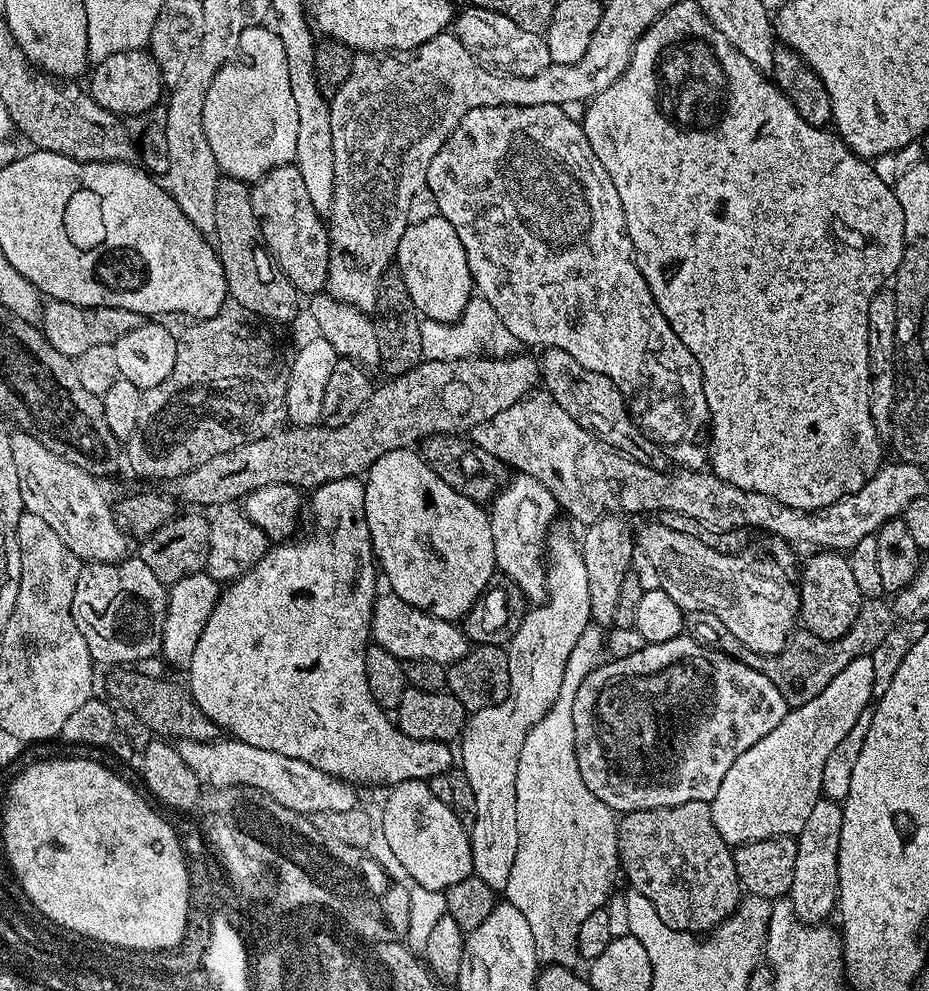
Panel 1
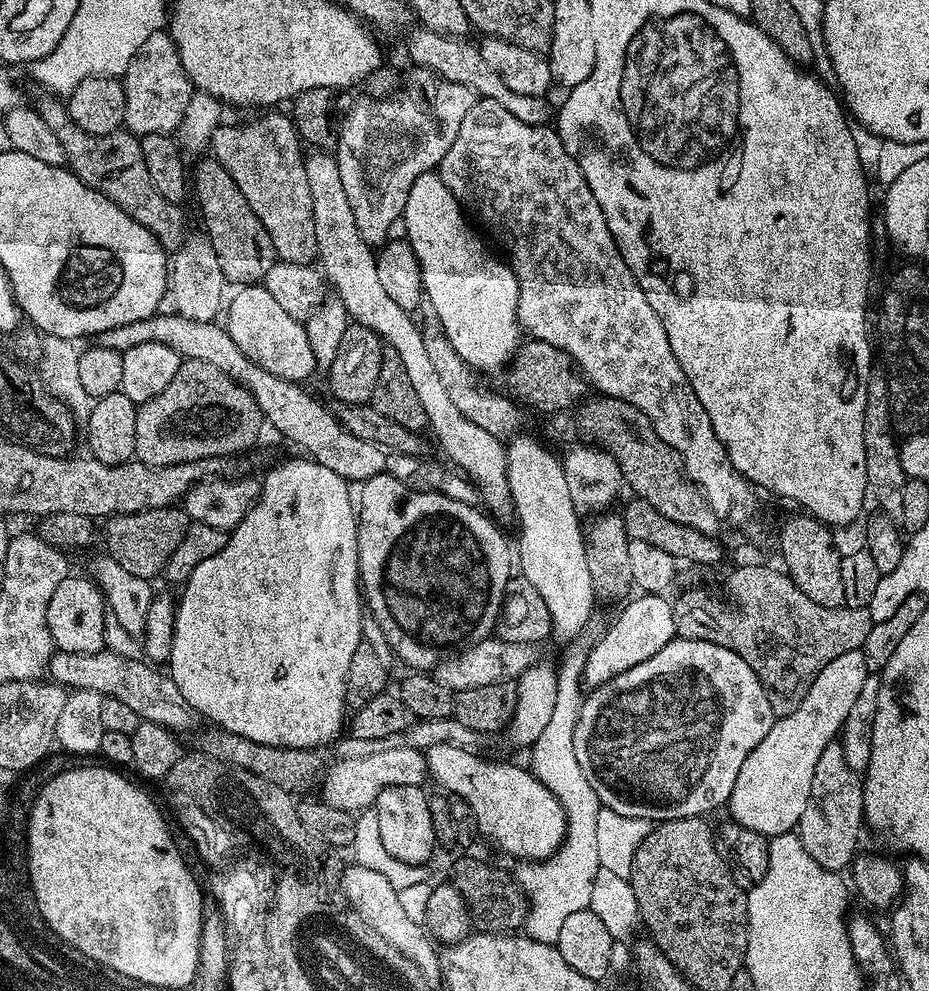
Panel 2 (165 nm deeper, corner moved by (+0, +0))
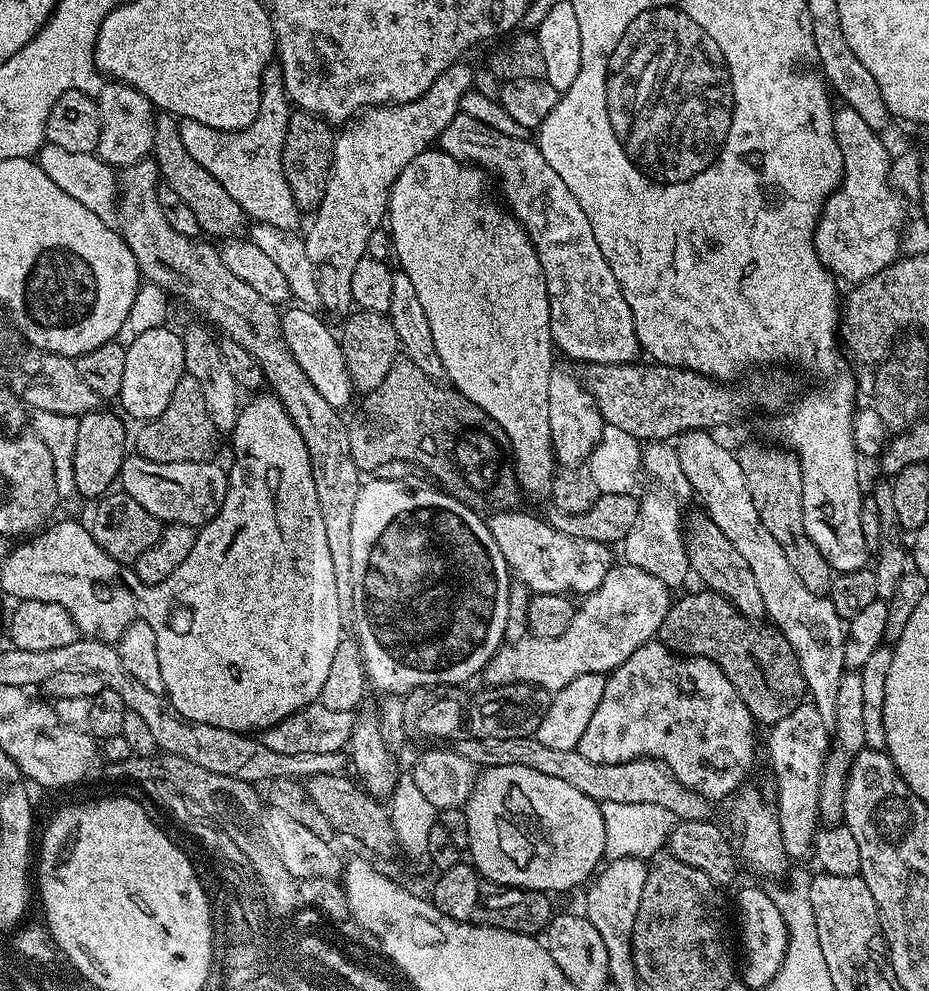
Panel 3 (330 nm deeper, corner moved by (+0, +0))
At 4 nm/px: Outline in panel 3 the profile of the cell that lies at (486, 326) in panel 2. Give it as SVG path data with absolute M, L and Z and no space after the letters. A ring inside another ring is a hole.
M429 150L418 154L414 162L410 162L398 174L392 183L392 192L388 196L388 210L386 224L391 233L391 247L394 249L395 259L400 259L399 267L414 282L414 290L418 299L422 301L422 310L426 310L426 322L430 322L430 334L434 338L434 350L444 367L447 383L457 392L466 397L474 406L481 408L486 415L506 434L512 447L512 459L516 466L516 481L520 484L520 491L525 497L547 497L552 488L554 475L554 457L552 454L552 439L550 438L550 374L554 367L552 352L552 331L550 330L550 298L546 294L546 274L542 270L542 262L538 262L538 254L524 233L524 228L516 221L515 216L488 189L489 177L481 169L462 160L456 160L443 150Z

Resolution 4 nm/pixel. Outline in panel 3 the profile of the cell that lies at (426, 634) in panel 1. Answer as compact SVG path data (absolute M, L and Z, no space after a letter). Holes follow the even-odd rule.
M620 562L612 567L602 586L579 601L574 622L558 638L538 638L531 634L523 640L500 645L484 667L485 685L532 684L551 694L574 682L582 674L612 672L638 646L649 643L659 633L670 607L670 589L646 570Z

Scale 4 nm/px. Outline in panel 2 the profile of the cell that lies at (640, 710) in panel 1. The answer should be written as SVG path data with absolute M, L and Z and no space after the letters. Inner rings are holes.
M679 638L671 640L666 646L662 646L662 650L658 650L658 654L654 654L654 658L646 658L646 662L638 662L638 666L630 666L630 670L626 670L622 674L618 674L614 678L610 678L610 682L600 684L599 687L591 689L585 695L584 703L580 706L578 714L578 726L574 726L574 754L578 757L578 763L582 766L582 771L586 773L586 778L590 781L590 786L594 786L594 794L598 794L601 805L609 808L612 811L617 811L618 814L628 815L630 818L644 819L649 822L659 822L661 820L677 820L678 818L690 818L691 816L707 817L707 812L712 812L715 808L723 809L734 790L734 782L738 782L738 770L742 770L742 762L746 762L746 758L750 758L750 750L754 750L754 746L758 746L758 742L762 742L762 738L766 738L766 734L770 734L772 724L777 720L774 710L771 709L770 698L767 697L767 690L762 682L750 668L730 649L724 646L715 645L714 642L708 641L690 641L681 640Z

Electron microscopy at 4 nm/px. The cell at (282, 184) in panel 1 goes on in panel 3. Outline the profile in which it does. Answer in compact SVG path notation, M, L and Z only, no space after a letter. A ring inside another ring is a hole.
M279 63L266 66L260 86L260 113L250 126L237 132L219 132L210 126L202 126L202 122L197 120L181 119L182 146L186 146L190 158L194 158L198 166L210 170L210 174L222 182L226 194L242 206L249 221L268 223L279 230L291 232L299 229L302 209L296 204L283 172L283 146L294 105L284 89L284 75Z

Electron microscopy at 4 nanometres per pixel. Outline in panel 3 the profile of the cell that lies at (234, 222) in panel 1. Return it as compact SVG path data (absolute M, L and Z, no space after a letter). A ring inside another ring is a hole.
M171 114L157 115L151 155L160 168L161 181L168 184L170 190L174 190L174 194L178 194L182 202L186 202L186 206L190 206L190 211L194 214L194 218L198 218L198 226L205 237L240 238L245 235L246 217L242 206L238 206L238 202L234 202L234 198L226 194L222 182L218 182L218 178L210 174L210 170L198 166L198 162L190 158L186 146L182 146L182 134L177 117Z

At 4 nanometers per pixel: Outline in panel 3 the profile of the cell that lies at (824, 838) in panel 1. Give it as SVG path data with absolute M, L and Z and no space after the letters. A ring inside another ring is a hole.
M845 671L844 677L838 682L838 698L834 702L834 722L830 725L831 745L828 756L824 760L824 769L821 772L821 790L818 794L819 819L829 825L836 826L844 818L844 779L848 777L848 771L852 760L865 747L862 699L862 678L859 671Z

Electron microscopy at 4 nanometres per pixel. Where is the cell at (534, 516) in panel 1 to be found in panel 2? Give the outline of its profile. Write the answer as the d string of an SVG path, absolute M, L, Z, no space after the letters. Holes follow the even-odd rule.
M312 150L307 153L304 165L310 199L314 201L314 238L318 238L318 264L331 289L333 286L336 290L335 297L346 306L349 317L355 323L374 330L374 334L378 334L381 341L392 348L398 358L402 358L410 386L414 386L414 394L418 394L418 402L422 402L430 432L436 435L441 450L453 460L451 463L472 481L483 505L491 509L488 510L493 517L511 517L514 507L508 485L508 450L505 441L494 434L486 434L486 430L474 426L474 422L470 422L470 418L458 410L458 405L451 400L430 363L421 325L412 321L413 313L402 310L398 302L393 302L387 296L382 281L378 279L373 245L367 244L362 234L358 234L358 222L354 222L354 210L350 210L342 177L338 175L335 155L328 150Z

